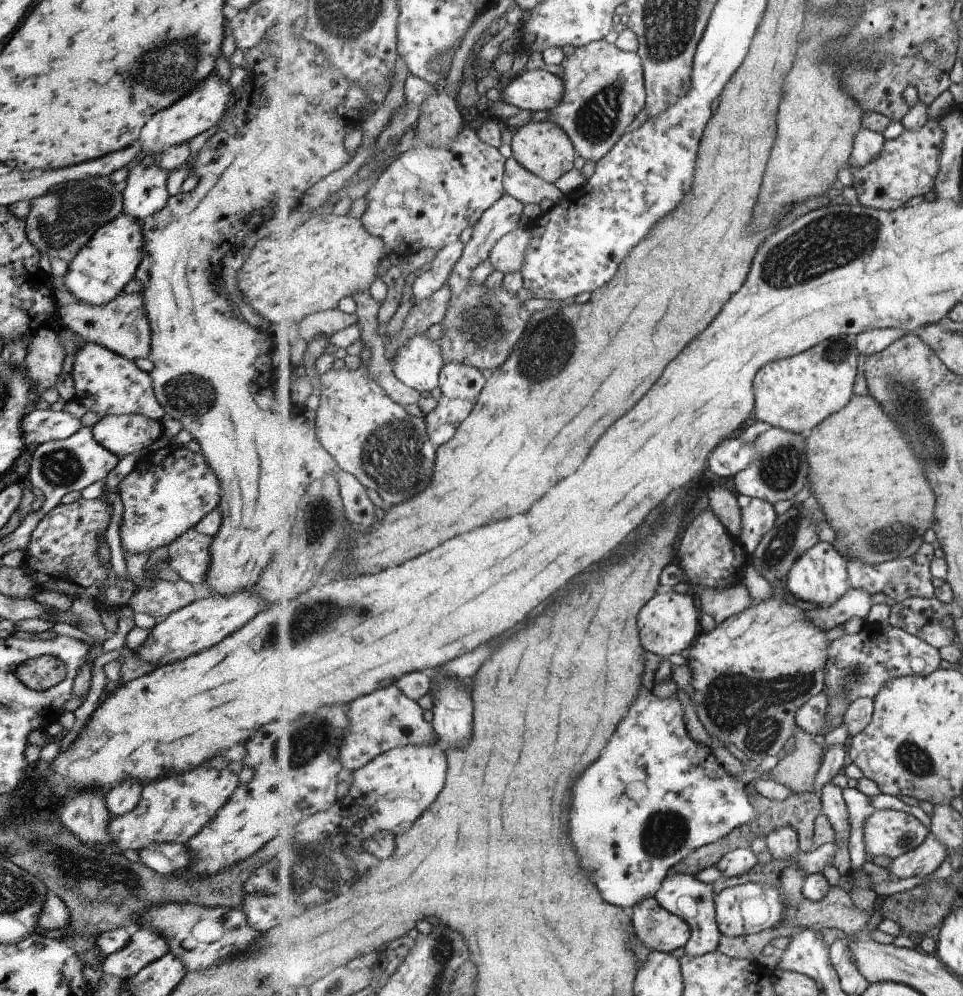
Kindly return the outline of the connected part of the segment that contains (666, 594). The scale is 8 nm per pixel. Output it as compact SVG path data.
M661 589L641 609L638 616L643 646L646 650L660 654L665 659L671 654L681 654L683 650L691 648L701 633L700 615L698 598L691 591L680 594L675 590Z

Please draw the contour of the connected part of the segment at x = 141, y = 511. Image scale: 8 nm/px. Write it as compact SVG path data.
M168 445L136 460L132 470L119 481L118 494L122 502L122 525L118 535L123 555L138 552L149 554L154 548L168 545L186 530L195 528L206 514L217 508L220 486L201 453L193 453L186 446Z

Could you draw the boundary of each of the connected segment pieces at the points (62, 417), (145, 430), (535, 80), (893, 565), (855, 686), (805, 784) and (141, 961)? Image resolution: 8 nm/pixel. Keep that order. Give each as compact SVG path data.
M54 407L46 410L33 409L20 422L25 447L29 447L29 444L44 443L46 440L66 439L81 427L79 419Z
M142 414L105 415L91 427L93 438L118 458L137 454L161 437L160 421Z
M547 70L522 71L503 90L503 101L525 111L553 111L566 97L566 83Z
M923 542L921 548L912 557L898 557L878 565L868 565L853 558L848 563L850 583L855 589L863 589L871 594L883 592L896 601L904 601L911 597L935 597L937 588L933 584L934 576L931 570L934 558L935 548L927 542Z
M867 624L858 633L844 634L830 642L826 662L826 688L829 696L840 696L849 704L860 698L873 699L880 690L897 677L929 676L943 662L940 649L904 628L884 624Z
M799 727L791 737L794 751L763 774L770 774L771 780L783 784L794 793L815 792L814 780L822 767L827 748L818 745L811 733Z
M135 928L130 930L129 940L123 948L105 956L101 969L104 974L125 980L167 950L164 938L157 931Z

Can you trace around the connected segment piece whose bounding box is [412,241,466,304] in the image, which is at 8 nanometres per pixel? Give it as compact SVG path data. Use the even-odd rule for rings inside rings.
M457 241L439 252L431 263L431 268L419 274L417 280L412 284L414 290L413 301L417 304L422 303L449 284L450 274L464 253L465 245L463 242Z

